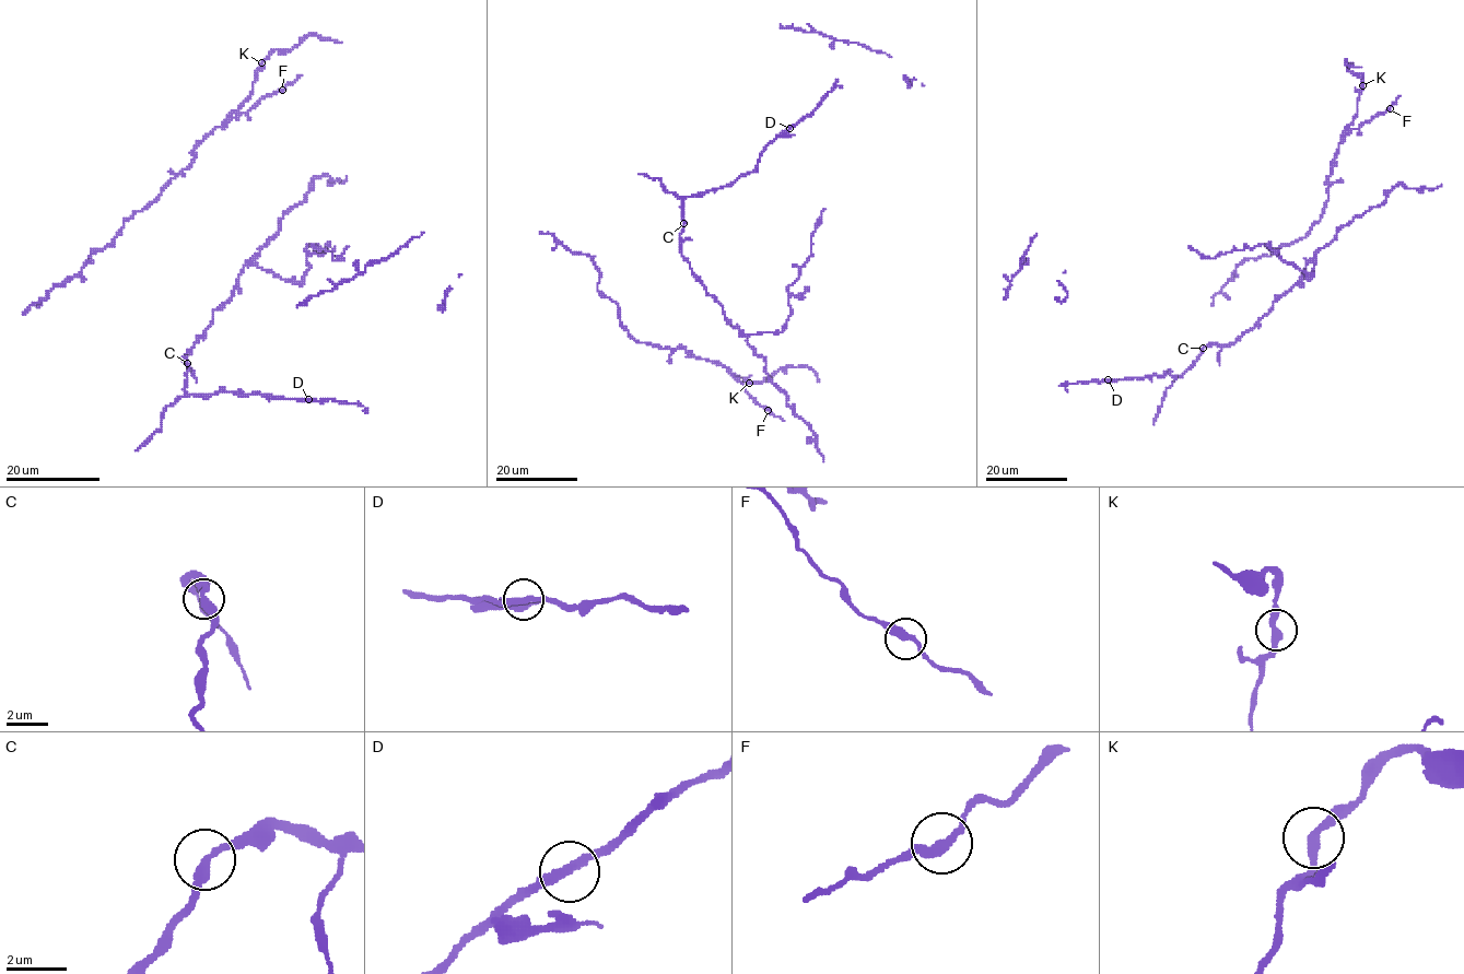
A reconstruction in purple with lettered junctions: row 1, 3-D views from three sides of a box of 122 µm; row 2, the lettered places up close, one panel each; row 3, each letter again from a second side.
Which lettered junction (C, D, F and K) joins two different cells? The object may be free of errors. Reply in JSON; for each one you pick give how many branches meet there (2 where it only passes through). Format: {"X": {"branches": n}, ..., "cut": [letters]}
{"cut": []}

